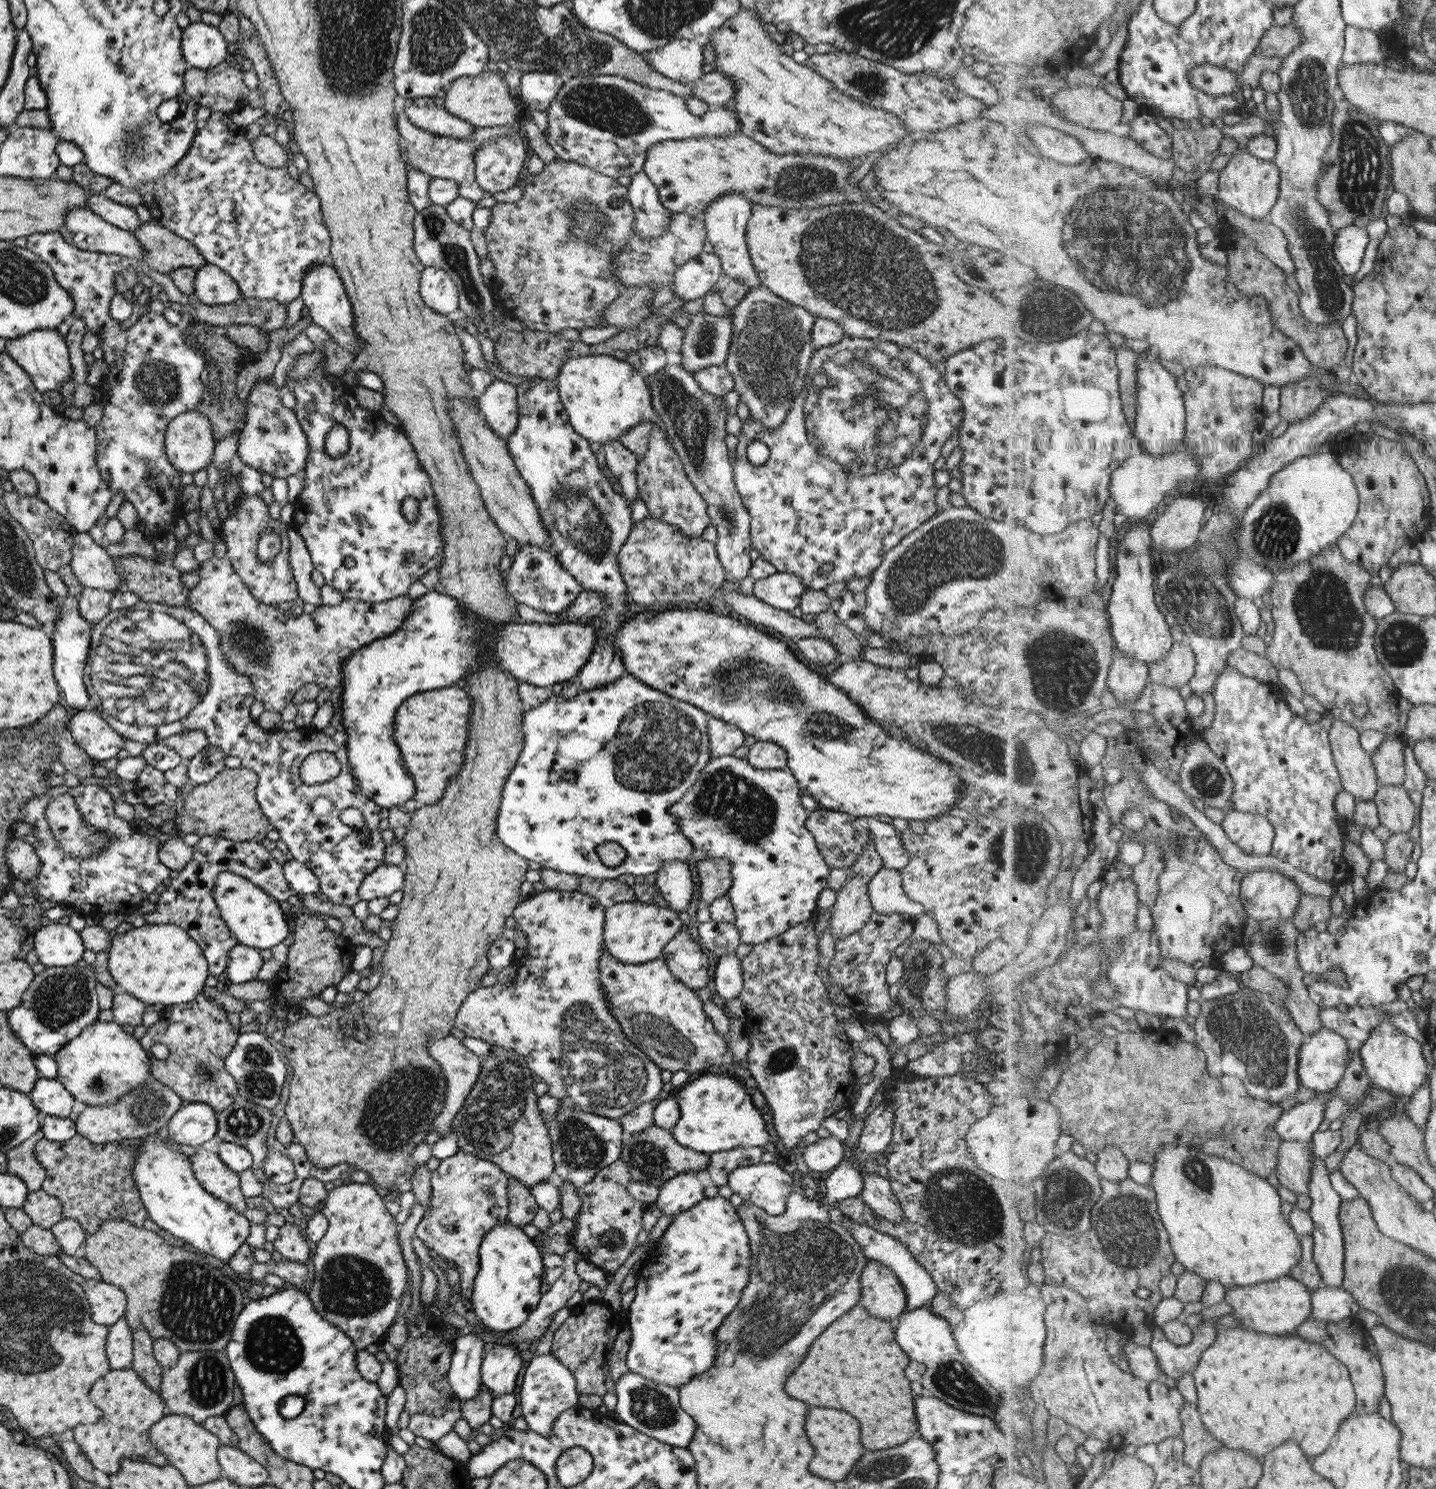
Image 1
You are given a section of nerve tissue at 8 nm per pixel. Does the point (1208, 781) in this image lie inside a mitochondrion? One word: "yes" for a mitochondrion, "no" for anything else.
yes

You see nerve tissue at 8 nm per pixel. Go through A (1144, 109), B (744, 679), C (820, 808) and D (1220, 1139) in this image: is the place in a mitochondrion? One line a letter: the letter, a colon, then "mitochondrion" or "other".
A: other
B: mitochondrion
C: other
D: mitochondrion

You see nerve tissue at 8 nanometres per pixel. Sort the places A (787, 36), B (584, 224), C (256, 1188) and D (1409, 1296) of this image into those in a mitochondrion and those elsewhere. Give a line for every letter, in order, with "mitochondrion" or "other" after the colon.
A: other
B: mitochondrion
C: other
D: mitochondrion

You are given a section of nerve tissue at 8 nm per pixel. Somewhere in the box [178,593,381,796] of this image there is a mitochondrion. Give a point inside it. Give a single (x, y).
(250, 643)

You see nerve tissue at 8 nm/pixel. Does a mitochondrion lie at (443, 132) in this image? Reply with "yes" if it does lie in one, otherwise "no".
no

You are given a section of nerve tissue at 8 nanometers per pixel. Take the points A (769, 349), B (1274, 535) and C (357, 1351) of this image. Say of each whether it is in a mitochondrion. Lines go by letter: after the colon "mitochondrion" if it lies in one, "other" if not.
A: mitochondrion
B: mitochondrion
C: other

